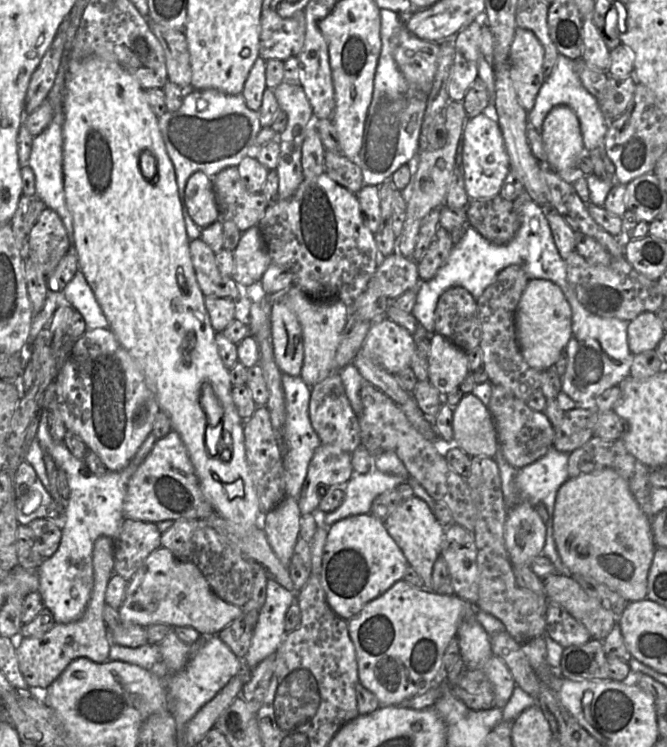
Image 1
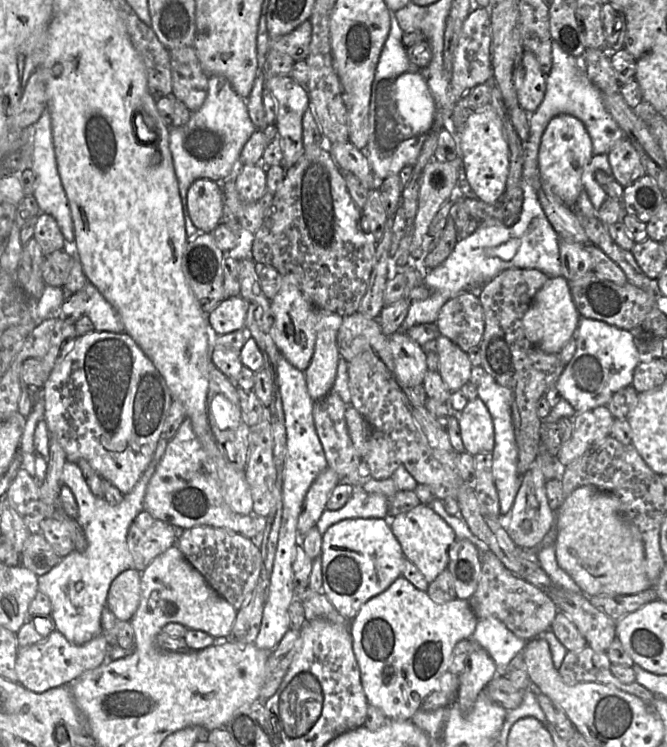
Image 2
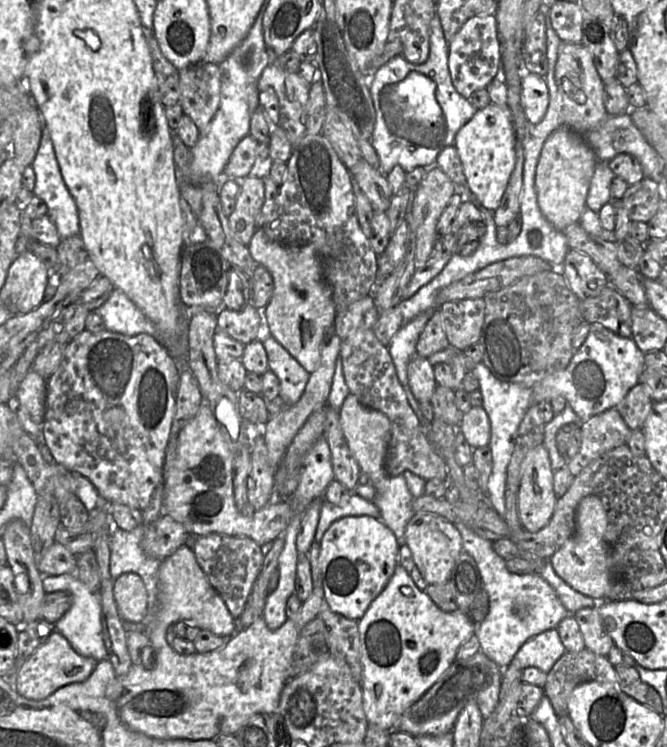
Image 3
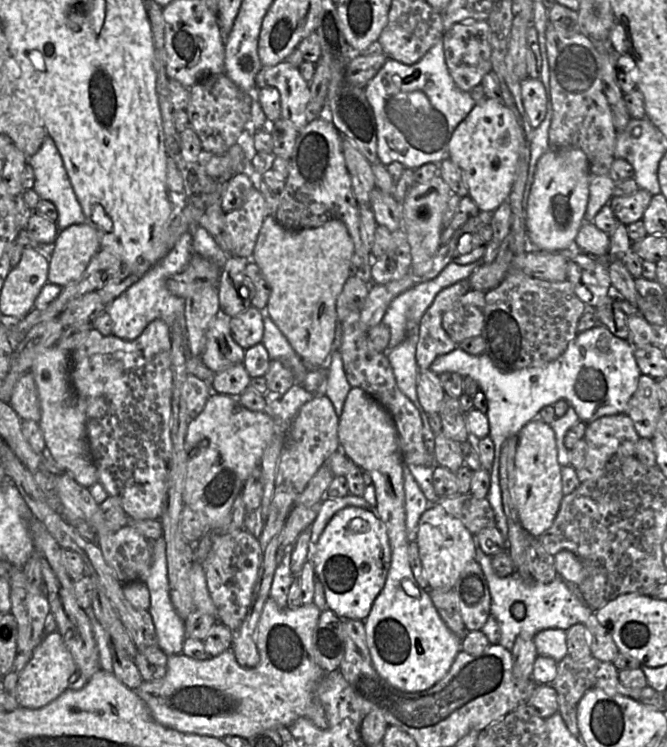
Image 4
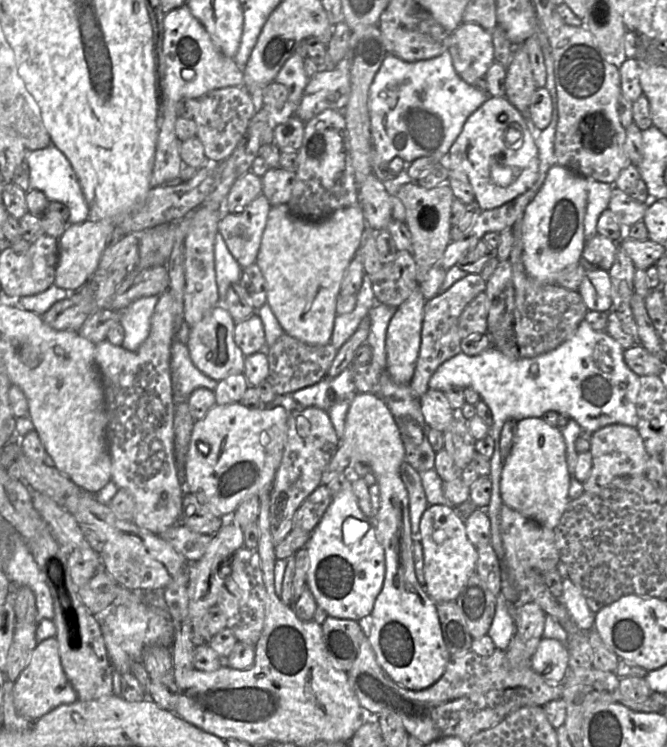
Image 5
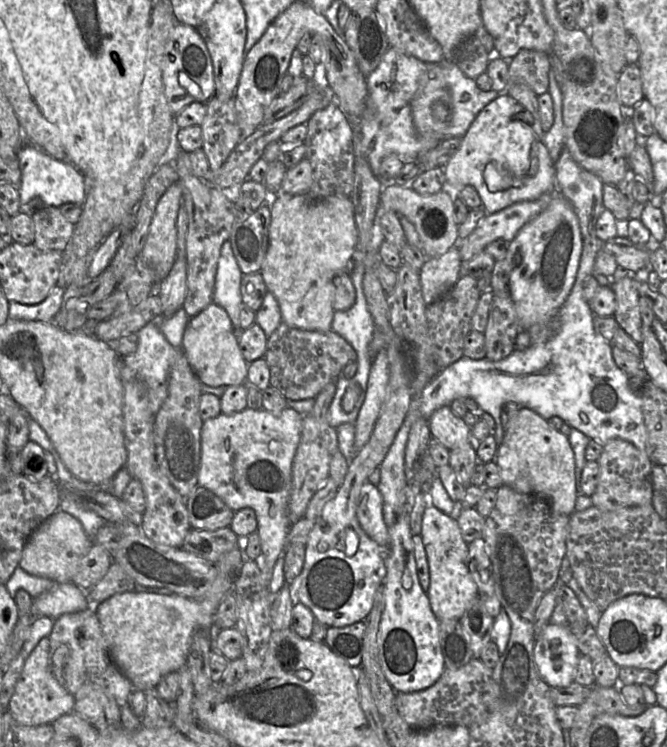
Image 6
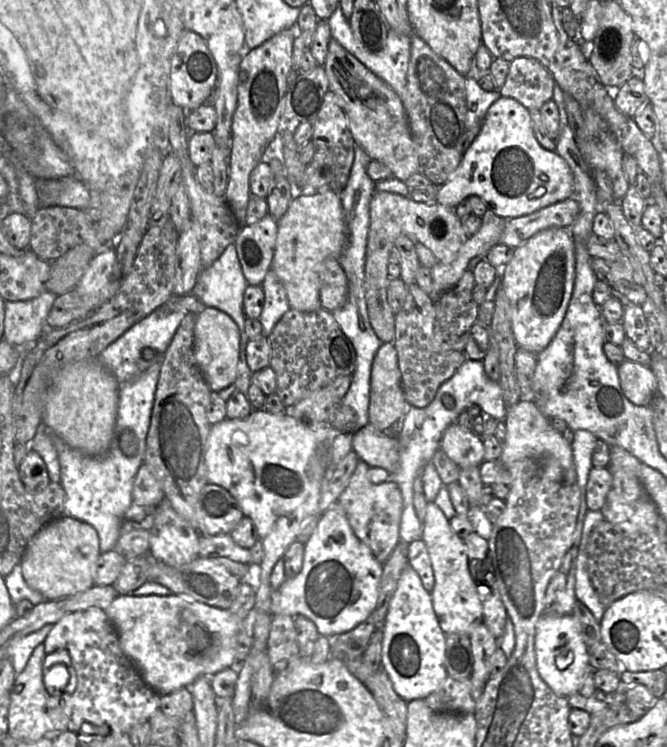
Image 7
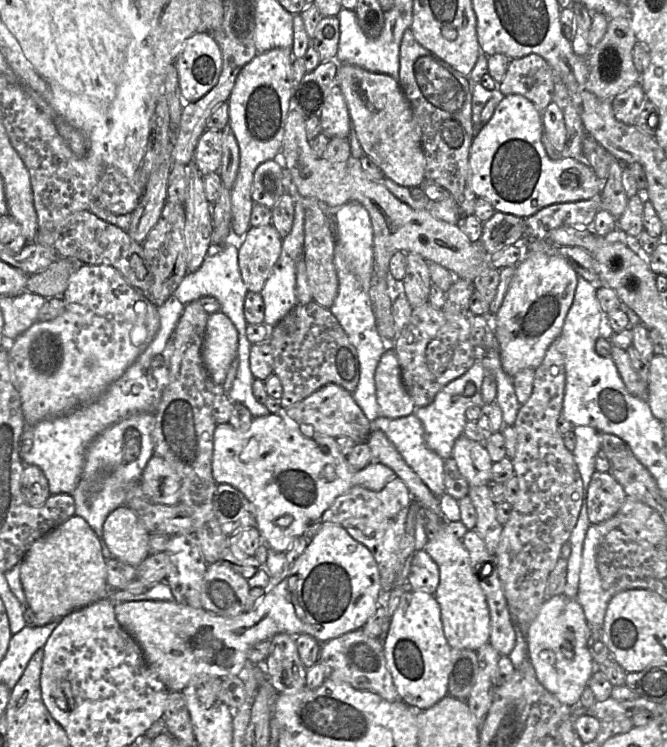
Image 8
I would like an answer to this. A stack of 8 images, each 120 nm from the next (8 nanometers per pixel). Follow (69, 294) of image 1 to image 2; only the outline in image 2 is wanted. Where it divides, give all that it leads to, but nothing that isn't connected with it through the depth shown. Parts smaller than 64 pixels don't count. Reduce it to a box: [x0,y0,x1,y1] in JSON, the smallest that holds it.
[83,280,124,332]

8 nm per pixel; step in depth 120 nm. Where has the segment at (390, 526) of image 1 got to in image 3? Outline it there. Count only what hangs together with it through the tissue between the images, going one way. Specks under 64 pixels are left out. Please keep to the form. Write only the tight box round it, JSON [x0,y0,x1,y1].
[404,512,463,586]

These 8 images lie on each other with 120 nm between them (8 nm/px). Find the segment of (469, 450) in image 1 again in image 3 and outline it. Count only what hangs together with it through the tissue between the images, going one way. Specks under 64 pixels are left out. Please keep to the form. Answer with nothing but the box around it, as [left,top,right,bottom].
[457,406,491,449]

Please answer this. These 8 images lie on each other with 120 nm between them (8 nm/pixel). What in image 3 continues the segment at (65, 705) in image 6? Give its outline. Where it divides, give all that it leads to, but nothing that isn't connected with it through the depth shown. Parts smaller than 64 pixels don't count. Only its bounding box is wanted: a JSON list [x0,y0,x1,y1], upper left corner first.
[14,630,99,700]

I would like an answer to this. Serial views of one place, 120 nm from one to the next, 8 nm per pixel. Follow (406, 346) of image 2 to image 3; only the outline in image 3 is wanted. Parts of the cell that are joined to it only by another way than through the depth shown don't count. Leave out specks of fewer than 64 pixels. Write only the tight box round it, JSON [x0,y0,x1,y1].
[407,355,437,403]

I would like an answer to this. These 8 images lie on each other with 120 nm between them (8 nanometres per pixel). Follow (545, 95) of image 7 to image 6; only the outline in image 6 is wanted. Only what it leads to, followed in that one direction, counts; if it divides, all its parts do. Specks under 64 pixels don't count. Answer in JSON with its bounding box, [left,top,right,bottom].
[508,49,549,96]

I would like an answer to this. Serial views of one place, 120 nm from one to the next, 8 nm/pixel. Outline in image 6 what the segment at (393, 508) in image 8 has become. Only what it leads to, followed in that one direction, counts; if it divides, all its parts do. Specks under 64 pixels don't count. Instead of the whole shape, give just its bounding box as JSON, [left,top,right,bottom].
[356,481,389,549]

